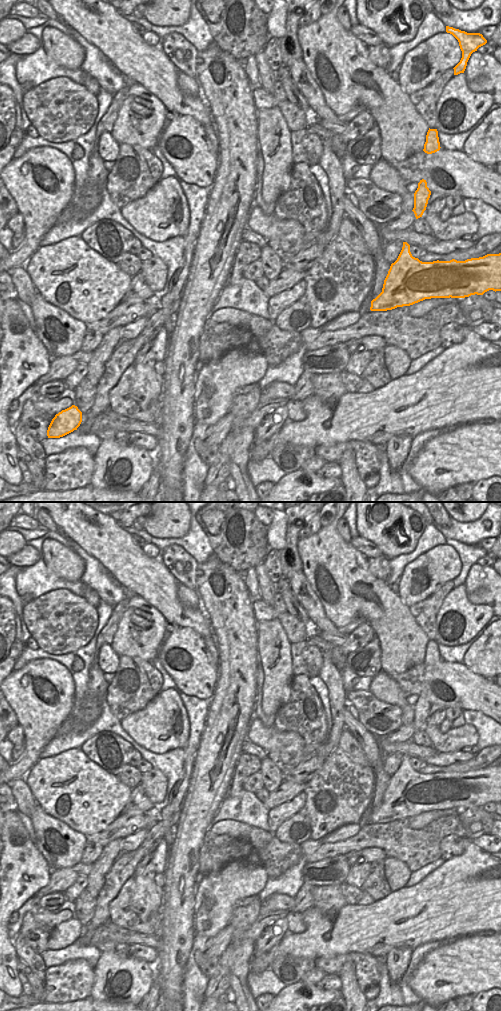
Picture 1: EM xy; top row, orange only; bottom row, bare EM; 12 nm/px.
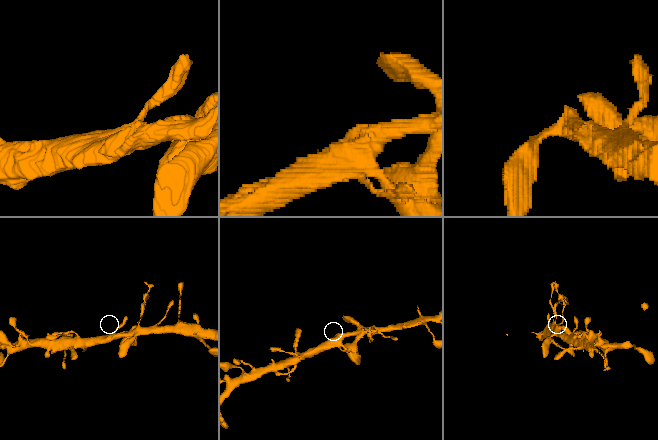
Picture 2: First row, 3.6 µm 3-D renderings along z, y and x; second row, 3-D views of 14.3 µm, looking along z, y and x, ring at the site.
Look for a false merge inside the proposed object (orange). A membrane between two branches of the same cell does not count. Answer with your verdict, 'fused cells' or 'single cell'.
fused cells

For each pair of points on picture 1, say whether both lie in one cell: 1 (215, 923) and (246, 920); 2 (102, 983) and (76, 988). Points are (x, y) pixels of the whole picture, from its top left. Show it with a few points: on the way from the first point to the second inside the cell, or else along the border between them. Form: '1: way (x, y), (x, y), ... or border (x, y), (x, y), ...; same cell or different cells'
1: border (236, 907), (228, 923); different cells
2: border (94, 969), (94, 983), (89, 995); different cells

